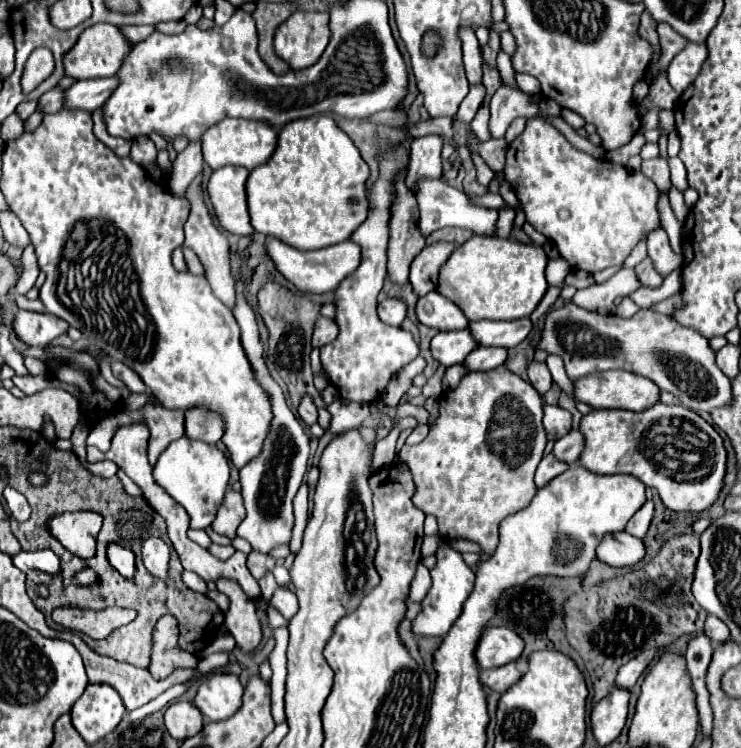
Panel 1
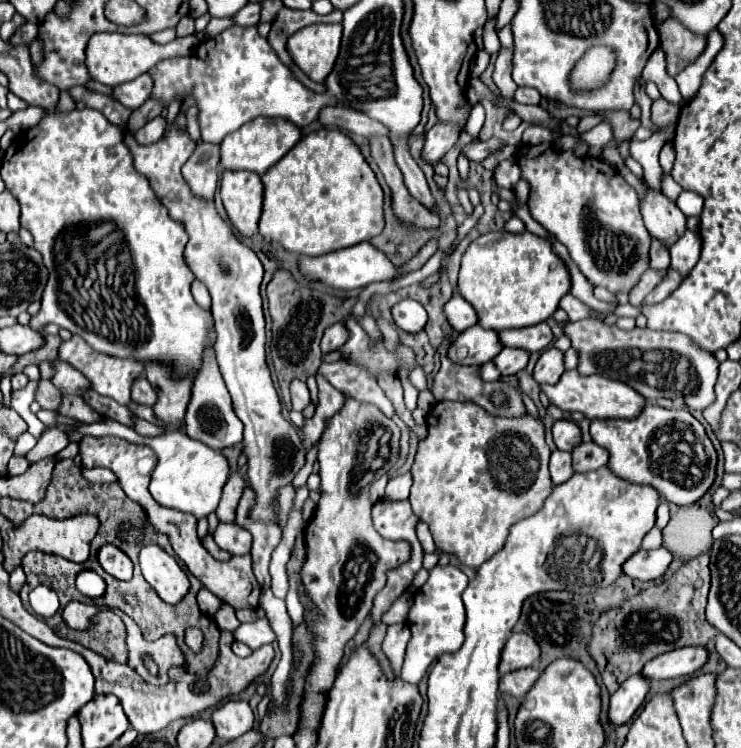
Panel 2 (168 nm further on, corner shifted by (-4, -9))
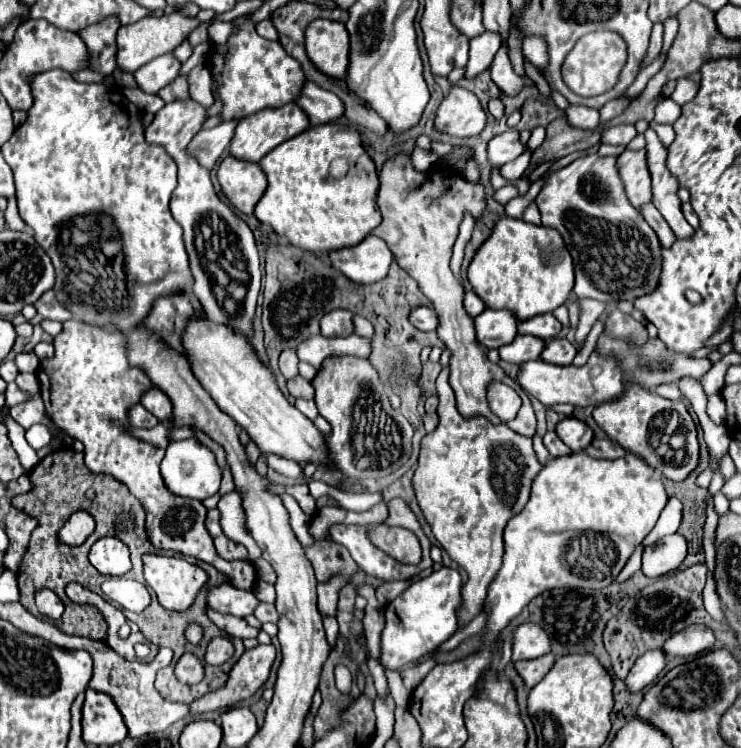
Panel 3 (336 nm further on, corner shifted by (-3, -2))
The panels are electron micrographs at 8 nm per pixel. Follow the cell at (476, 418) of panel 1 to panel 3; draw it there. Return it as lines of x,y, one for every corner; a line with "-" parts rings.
446,366
437,377
439,425
421,441
413,489
435,539
469,575
463,585
463,625
467,625
467,621
479,615
487,585
495,571
499,571
503,529
527,505
531,483
543,465
529,437
519,435
507,425
493,425
487,417
461,417
449,387
449,373

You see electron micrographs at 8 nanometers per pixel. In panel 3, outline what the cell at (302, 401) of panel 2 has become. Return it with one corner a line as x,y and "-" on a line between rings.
287,349
287,353
281,353
281,357
279,357
279,369
281,369
281,373
283,373
283,377
287,381
289,379
295,379
299,375
297,363
299,363
299,359
297,359
297,353
295,351

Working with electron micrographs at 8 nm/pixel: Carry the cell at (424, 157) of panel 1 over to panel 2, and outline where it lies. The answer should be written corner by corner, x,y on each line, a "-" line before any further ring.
436,122
426,132
426,144
424,144
424,150
422,150
422,158
428,164
440,162
440,158
458,142
462,130
464,130
464,126
460,126
460,124

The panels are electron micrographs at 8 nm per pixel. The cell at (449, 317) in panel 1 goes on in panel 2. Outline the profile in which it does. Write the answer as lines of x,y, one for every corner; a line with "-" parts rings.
452,296
446,306
444,306
444,312
448,316
448,324
458,330
458,332
464,332
466,328
474,326
478,322
476,318
476,310
462,300
462,296

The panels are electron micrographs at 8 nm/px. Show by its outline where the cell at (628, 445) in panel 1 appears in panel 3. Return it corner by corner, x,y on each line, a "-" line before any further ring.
625,383
621,399
597,405
593,409
595,423
607,433
607,437
619,443
625,451
637,455
657,473
671,481
683,481
699,465
699,439
693,417
683,401
669,401
653,391
639,389
639,385

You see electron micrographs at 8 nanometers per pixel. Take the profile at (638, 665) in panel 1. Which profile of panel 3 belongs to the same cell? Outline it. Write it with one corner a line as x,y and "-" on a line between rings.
691,627
683,629
683,633
675,633
675,637
669,637
661,651
667,657
697,657
701,653
707,653
713,649
715,635
711,629
703,627

